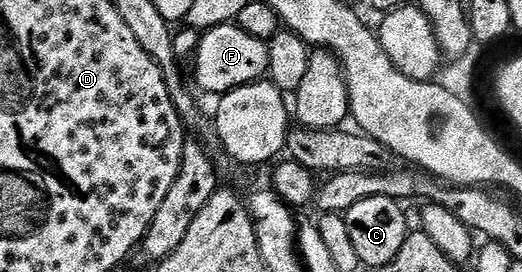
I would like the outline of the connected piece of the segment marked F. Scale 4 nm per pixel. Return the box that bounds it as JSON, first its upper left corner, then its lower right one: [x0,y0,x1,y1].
[194,22,270,97]

